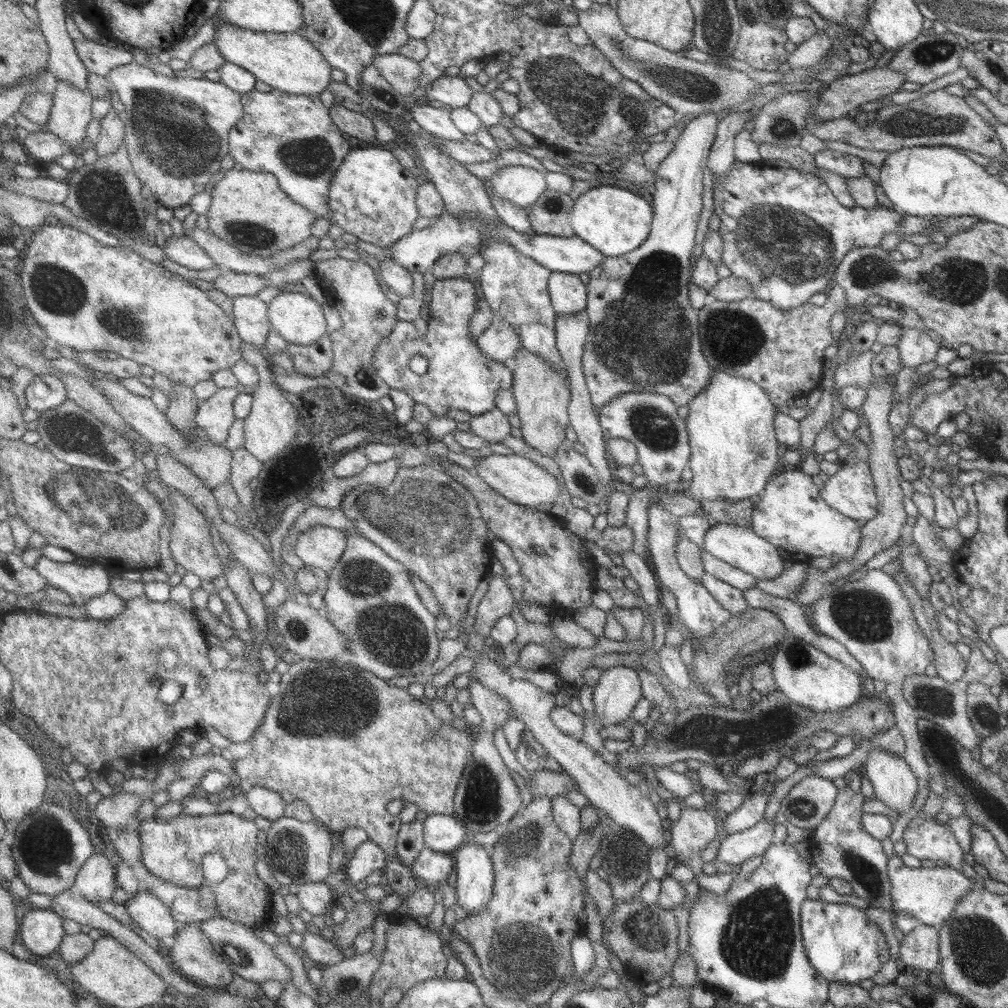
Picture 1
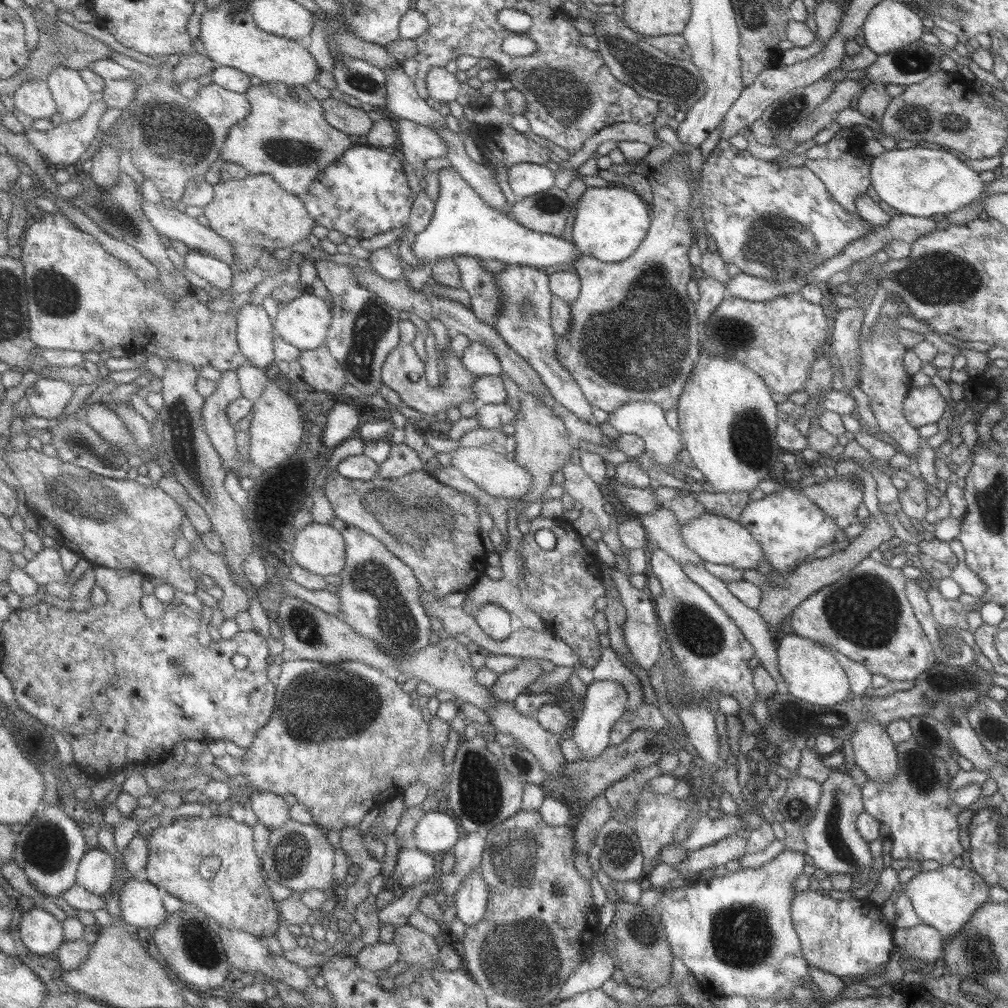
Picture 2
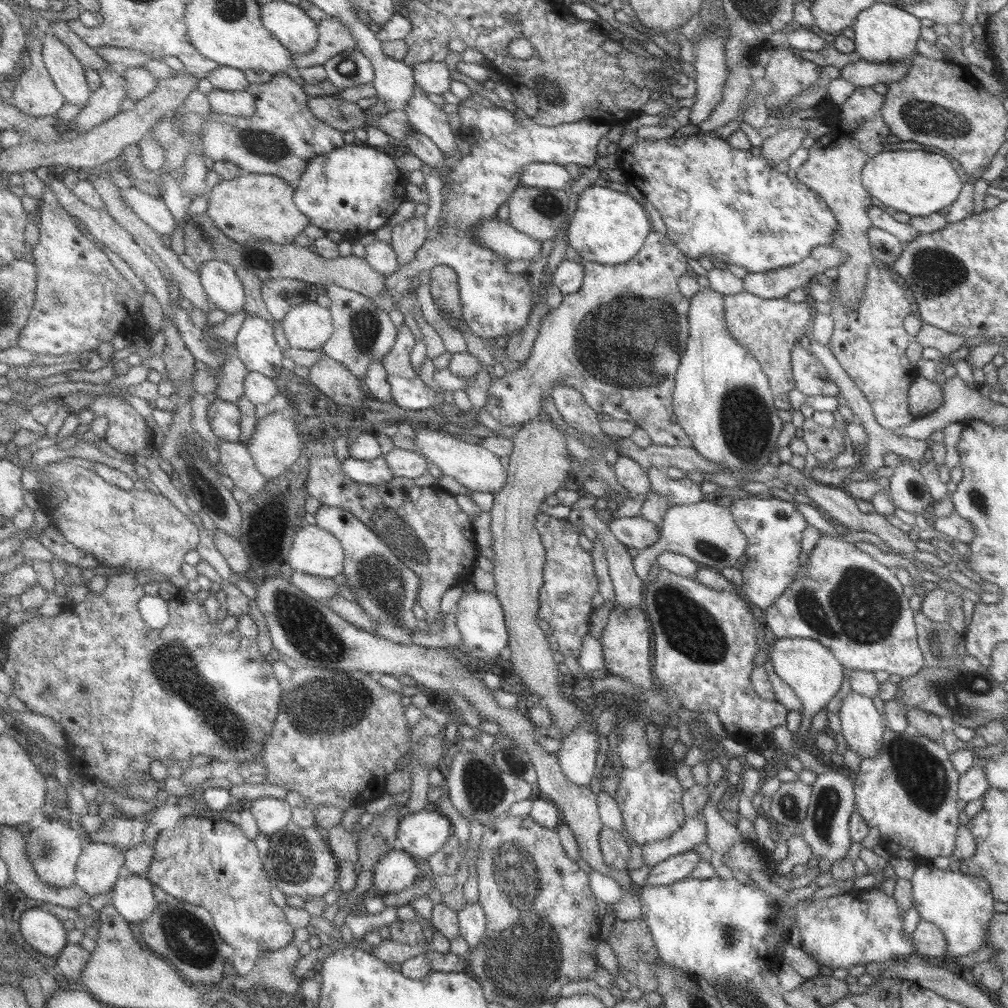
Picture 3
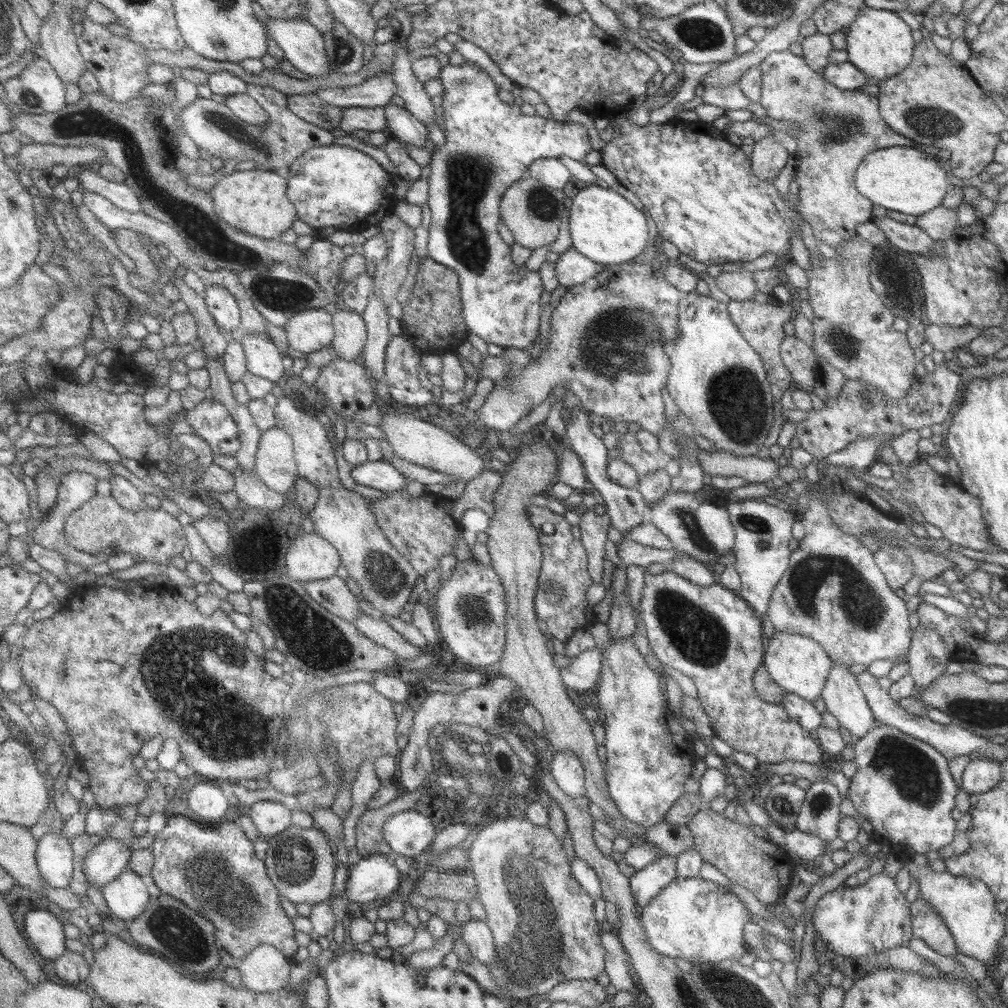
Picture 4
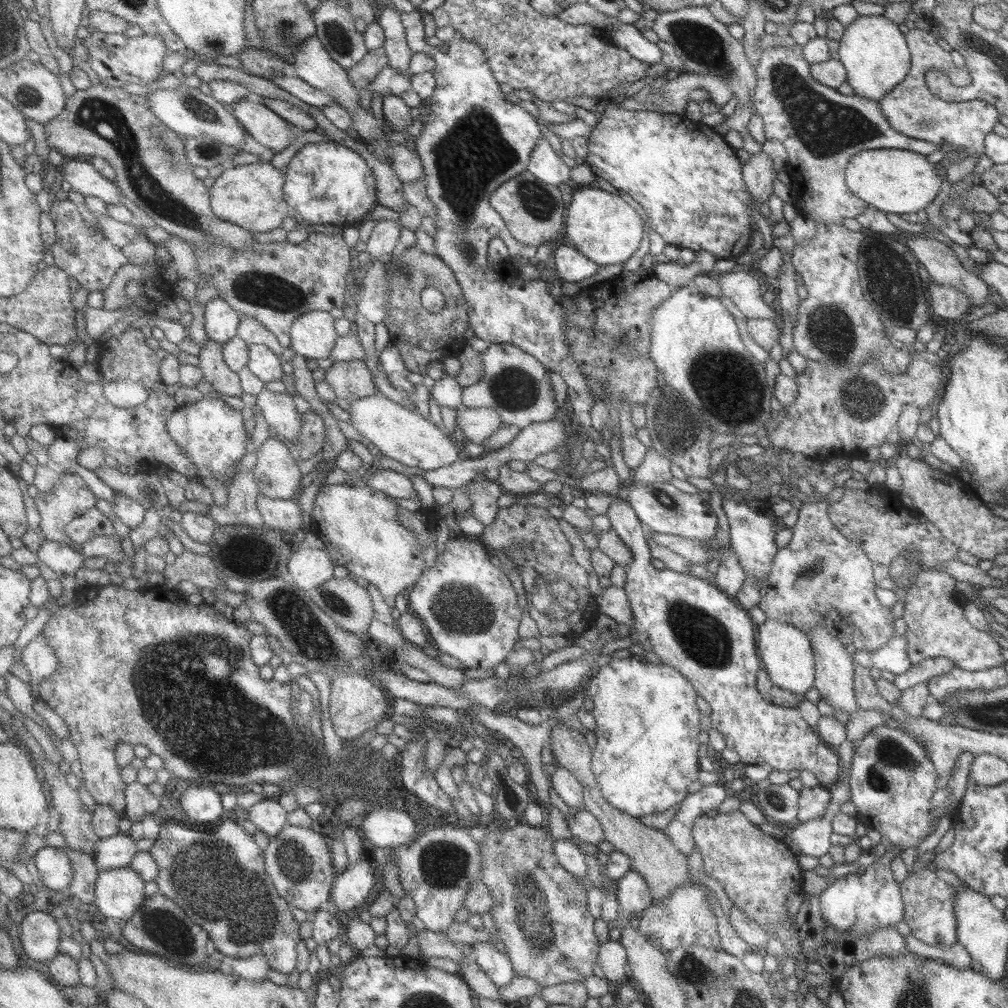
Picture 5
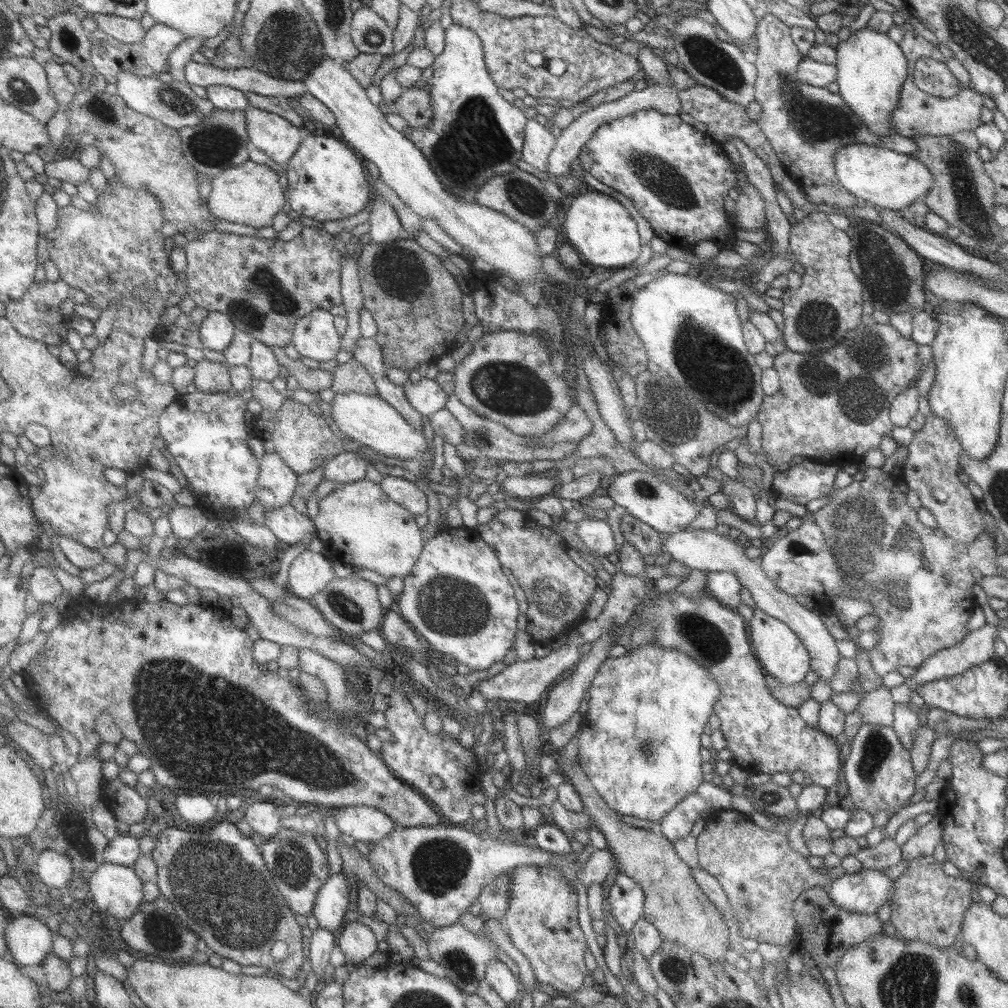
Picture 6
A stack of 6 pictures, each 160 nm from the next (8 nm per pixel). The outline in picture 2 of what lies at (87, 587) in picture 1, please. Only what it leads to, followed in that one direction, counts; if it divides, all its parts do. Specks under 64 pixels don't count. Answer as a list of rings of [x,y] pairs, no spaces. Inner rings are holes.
[[[57,546],[45,547],[39,554],[27,561],[24,569],[42,586],[49,582],[67,584],[70,580],[70,571],[66,572],[59,561]]]

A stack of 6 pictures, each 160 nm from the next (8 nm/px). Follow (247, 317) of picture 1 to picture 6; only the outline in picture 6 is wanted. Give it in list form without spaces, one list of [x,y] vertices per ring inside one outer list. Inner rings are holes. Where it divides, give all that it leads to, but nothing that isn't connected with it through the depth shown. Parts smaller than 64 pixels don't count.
[[[257,340],[253,341],[252,355],[246,365],[254,378],[269,382],[273,382],[277,376],[281,376],[283,369],[272,347]]]

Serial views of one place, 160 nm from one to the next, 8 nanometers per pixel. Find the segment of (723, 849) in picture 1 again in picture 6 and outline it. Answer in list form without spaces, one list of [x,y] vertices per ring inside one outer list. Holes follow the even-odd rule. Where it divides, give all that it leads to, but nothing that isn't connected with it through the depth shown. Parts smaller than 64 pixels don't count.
[[[617,872],[607,898],[613,921],[624,933],[631,931],[637,920],[642,919],[642,888],[633,879]]]

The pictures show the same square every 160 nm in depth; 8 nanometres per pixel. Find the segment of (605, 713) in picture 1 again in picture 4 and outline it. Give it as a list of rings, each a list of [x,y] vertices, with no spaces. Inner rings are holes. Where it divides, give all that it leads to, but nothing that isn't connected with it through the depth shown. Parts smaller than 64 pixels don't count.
[[[554,751],[551,762],[545,764],[549,767],[553,782],[565,796],[577,799],[584,795],[583,768],[573,752]]]

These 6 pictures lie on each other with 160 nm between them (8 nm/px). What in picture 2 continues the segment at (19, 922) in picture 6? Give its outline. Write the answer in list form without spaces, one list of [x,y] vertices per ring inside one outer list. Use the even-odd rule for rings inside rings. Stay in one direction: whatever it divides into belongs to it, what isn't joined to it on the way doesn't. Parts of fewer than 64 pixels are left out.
[[[33,908],[21,917],[20,938],[29,951],[52,960],[55,952],[66,941],[64,922],[43,909]]]

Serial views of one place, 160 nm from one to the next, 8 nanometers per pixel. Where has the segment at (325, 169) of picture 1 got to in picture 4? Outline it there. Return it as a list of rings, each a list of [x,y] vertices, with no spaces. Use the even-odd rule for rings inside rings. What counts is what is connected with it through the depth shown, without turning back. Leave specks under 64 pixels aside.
[[[247,83],[247,92],[263,110],[268,112],[268,123],[264,126],[257,126],[248,124],[245,121],[237,118],[232,113],[232,110],[222,101],[216,97],[205,99],[199,97],[193,104],[190,104],[185,110],[182,110],[180,119],[187,130],[188,136],[197,146],[199,150],[207,151],[213,154],[213,157],[219,159],[229,159],[236,163],[243,161],[253,161],[259,164],[258,169],[272,171],[279,173],[285,179],[289,179],[291,175],[291,165],[295,163],[305,153],[311,151],[314,147],[327,147],[335,145],[337,137],[329,129],[321,128],[316,124],[310,123],[308,120],[303,120],[298,117],[296,113],[289,108],[288,98],[284,92],[279,92],[276,88],[271,88],[265,85],[249,84]]]

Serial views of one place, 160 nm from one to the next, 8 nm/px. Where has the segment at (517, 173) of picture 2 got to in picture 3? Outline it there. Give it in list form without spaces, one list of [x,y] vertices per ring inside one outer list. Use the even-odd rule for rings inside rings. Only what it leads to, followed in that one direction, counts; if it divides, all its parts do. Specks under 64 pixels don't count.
[[[533,163],[524,168],[520,176],[520,187],[564,190],[570,177],[565,168],[560,165]]]

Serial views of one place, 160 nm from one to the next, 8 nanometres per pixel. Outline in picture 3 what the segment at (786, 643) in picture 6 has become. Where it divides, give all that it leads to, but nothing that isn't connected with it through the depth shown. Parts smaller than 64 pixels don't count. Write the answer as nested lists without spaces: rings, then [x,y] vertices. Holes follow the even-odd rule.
[[[781,638],[775,640],[770,646],[769,664],[775,676],[781,680],[788,688],[791,688],[793,695],[801,703],[800,725],[794,738],[805,735],[809,729],[812,717],[819,711],[824,710],[828,702],[835,696],[841,686],[842,667],[835,658],[815,640]]]

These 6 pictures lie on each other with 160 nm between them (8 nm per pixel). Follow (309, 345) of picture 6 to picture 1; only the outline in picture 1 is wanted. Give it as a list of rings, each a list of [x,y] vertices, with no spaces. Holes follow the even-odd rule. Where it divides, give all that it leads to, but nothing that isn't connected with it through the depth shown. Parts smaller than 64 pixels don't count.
[[[301,288],[283,289],[269,304],[271,330],[280,334],[288,343],[309,346],[327,335],[327,320],[323,308]]]

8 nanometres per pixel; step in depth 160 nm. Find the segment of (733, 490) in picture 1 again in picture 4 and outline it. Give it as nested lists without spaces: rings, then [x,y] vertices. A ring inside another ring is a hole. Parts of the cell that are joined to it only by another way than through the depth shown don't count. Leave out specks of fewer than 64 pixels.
[[[695,291],[682,294],[677,305],[678,335],[675,340],[663,344],[664,353],[670,362],[666,378],[667,392],[698,436],[721,451],[736,457],[756,456],[764,449],[763,442],[776,416],[772,409],[772,394],[766,379],[760,356],[739,334],[726,310],[726,304],[708,296],[699,296]]]

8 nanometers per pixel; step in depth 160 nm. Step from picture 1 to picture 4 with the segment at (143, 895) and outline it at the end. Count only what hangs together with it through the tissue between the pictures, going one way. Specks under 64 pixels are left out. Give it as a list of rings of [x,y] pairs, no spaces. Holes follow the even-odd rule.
[[[128,869],[102,888],[113,916],[132,921],[142,916],[152,897],[146,878]]]

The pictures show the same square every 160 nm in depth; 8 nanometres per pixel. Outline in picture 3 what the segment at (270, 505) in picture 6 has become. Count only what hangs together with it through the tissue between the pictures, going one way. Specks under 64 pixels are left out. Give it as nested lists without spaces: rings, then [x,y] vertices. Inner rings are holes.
[[[287,406],[286,409],[273,411],[269,416],[258,419],[255,434],[253,434],[249,452],[255,461],[256,467],[268,477],[268,480],[276,479],[287,472],[297,459],[303,454],[301,432],[296,421],[296,412]]]

